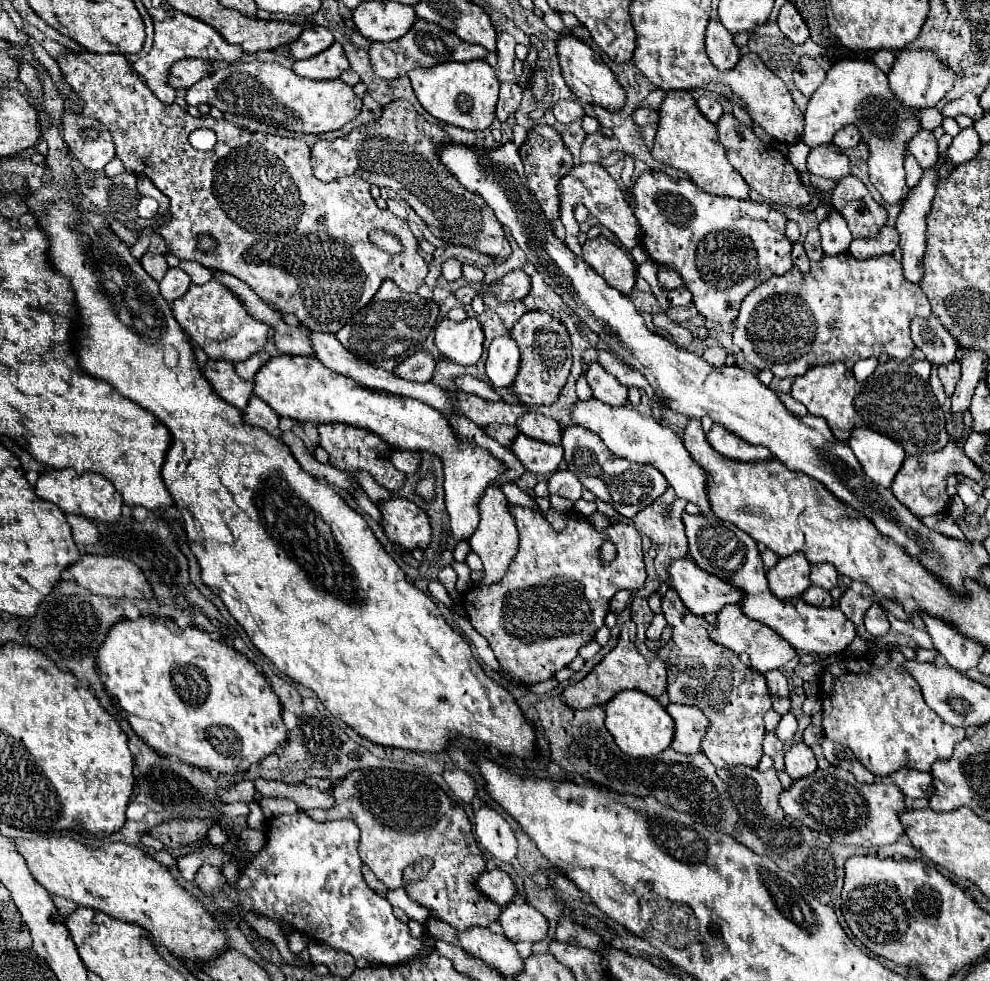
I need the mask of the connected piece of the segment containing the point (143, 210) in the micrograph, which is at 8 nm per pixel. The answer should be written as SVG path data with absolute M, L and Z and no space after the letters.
M140 198L140 204L138 204L138 216L140 218L154 218L158 212L158 202L154 198Z

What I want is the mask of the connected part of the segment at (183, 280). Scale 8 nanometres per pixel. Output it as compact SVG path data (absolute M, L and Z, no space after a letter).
M170 268L166 276L160 280L160 292L166 298L166 302L174 302L176 298L184 296L190 286L190 278L180 268Z

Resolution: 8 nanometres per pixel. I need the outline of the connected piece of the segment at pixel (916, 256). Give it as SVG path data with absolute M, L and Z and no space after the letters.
M938 164L934 166L934 170L924 170L922 178L918 180L918 184L910 190L908 198L904 200L902 204L902 210L896 218L896 230L900 234L900 248L902 248L902 266L904 266L904 278L918 284L922 280L922 256L924 256L924 250L926 250L926 216L930 212L930 206L932 206L932 200L934 200L934 194L936 194L936 186L938 186Z

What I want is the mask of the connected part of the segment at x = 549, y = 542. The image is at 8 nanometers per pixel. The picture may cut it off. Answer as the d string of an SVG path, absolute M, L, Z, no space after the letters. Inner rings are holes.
M510 506L510 510L512 510L512 514L514 514L514 518L516 518L516 526L518 526L518 532L520 532L518 554L512 558L512 562L510 562L510 566L508 566L508 572L504 574L502 580L498 580L498 582L494 582L494 584L490 584L490 586L482 586L482 588L480 588L480 586L470 586L468 592L462 594L462 606L464 606L466 614L468 614L470 624L476 626L476 632L482 634L482 636L490 642L490 648L494 650L494 656L496 656L496 660L498 660L498 664L500 664L500 676L506 678L506 680L512 682L512 684L538 684L538 682L546 682L546 680L554 678L554 674L556 674L558 670L566 668L566 666L578 656L578 650L580 650L582 646L586 646L588 642L594 640L594 634L604 626L604 618L606 618L606 614L608 614L608 610L610 610L610 600L612 600L612 596L614 596L616 592L620 592L620 590L636 592L636 590L644 588L646 570L644 570L644 556L642 556L642 538L640 538L638 530L636 530L634 526L628 526L628 524L622 524L622 522L612 524L606 532L596 532L582 516L578 516L578 514L574 514L574 512L572 512L572 516L570 516L570 520L568 520L566 530L554 532L554 530L550 528L550 524L548 524L538 512L528 510L528 508L520 508L520 506ZM604 540L612 540L612 542L616 544L616 560L614 560L612 564L602 564L602 560L600 560L600 546L602 546Z

